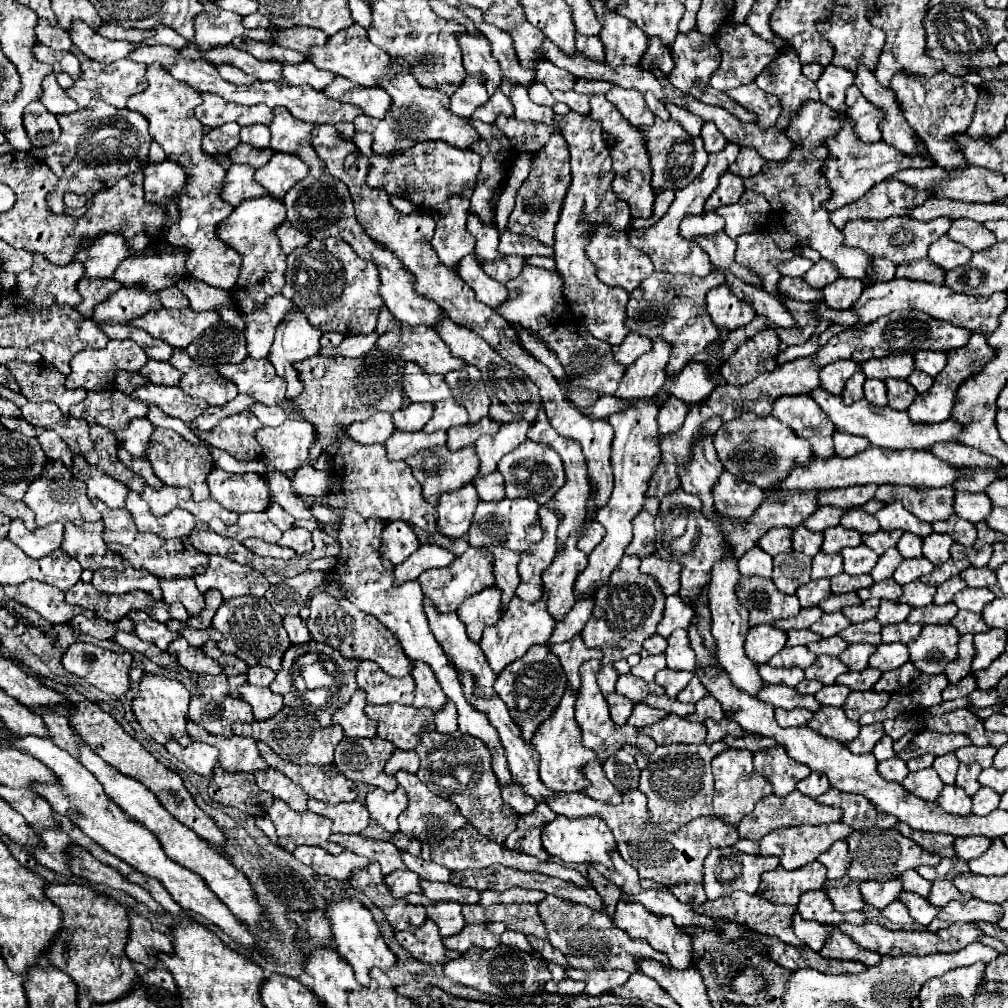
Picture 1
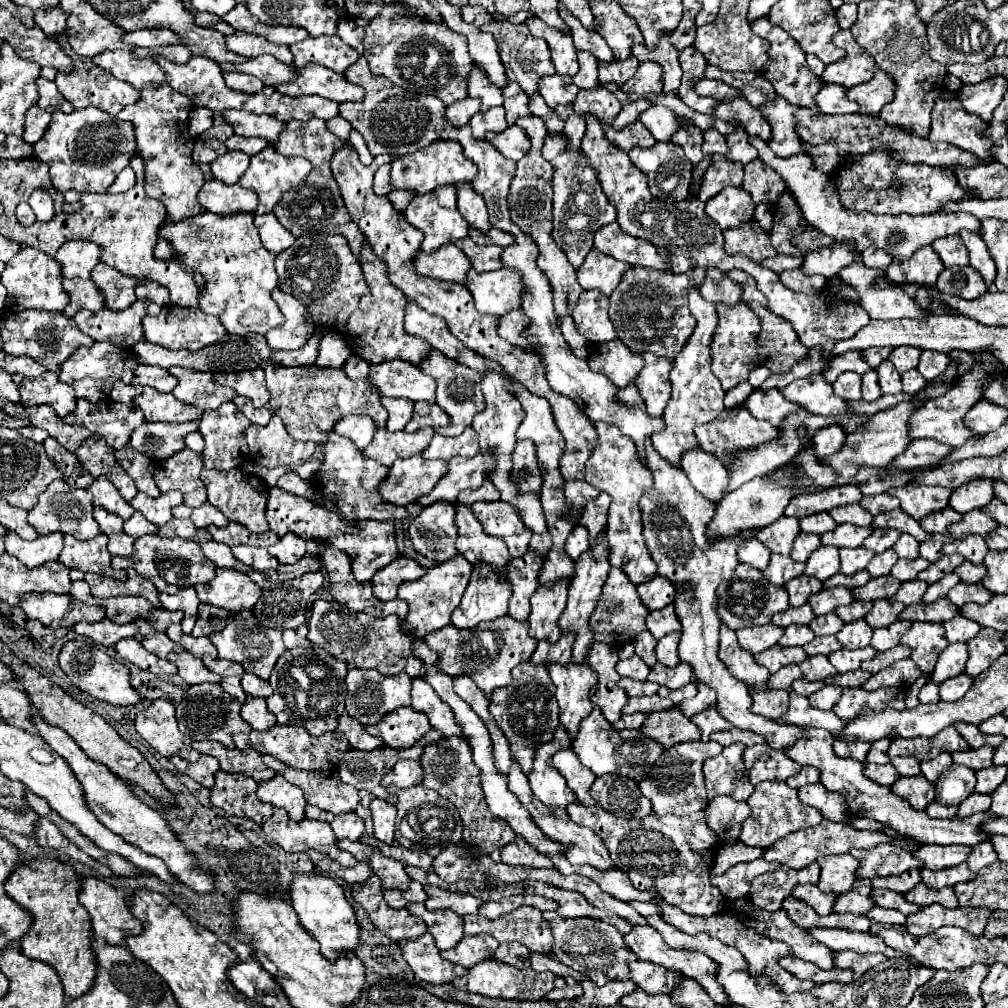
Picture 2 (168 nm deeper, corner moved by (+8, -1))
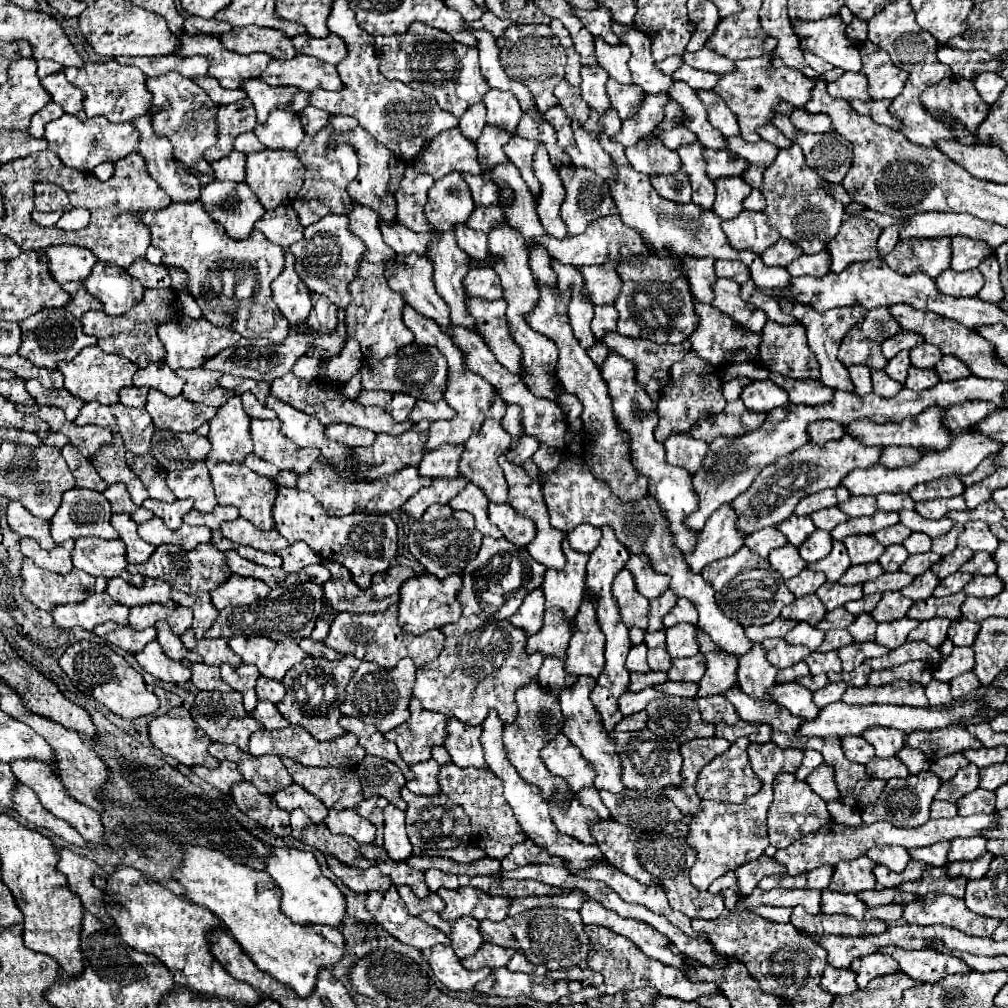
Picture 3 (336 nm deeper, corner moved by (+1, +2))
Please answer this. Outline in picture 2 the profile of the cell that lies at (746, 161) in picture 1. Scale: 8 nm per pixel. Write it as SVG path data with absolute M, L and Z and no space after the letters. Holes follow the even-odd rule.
M734 124L734 128L736 128L736 132L726 138L726 142L728 142L728 154L726 156L728 156L728 160L740 162L740 164L748 164L748 162L756 160L758 152L756 152L756 148L752 148L748 144L748 134L744 132L744 128L740 124Z

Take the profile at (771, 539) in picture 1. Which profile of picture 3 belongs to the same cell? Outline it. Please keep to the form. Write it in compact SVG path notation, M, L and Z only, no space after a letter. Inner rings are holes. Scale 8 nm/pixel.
M791 515L787 521L779 523L777 529L789 539L789 543L801 547L801 543L815 531L815 525L813 525L811 517L797 517L797 515Z

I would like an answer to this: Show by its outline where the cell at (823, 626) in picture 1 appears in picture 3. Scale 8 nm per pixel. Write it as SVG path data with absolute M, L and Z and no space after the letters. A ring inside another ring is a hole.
M839 607L835 611L829 611L819 623L817 623L817 629L821 631L829 631L829 629L845 629L849 627L851 623L855 621L855 617L851 613L847 613L845 607Z

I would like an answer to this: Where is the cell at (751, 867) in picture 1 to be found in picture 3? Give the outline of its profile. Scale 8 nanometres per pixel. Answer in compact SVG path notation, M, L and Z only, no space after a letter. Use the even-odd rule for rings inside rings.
M759 857L755 861L749 861L747 865L741 865L735 875L737 875L737 889L741 895L749 895L757 883L765 877L765 875L783 875L785 867L779 865L777 861L773 861L773 857Z

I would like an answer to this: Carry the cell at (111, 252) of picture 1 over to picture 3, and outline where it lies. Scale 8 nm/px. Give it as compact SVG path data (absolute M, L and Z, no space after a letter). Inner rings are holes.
M53 245L43 249L43 255L47 257L51 277L55 277L59 285L67 281L83 281L97 263L97 257L89 249L75 245Z

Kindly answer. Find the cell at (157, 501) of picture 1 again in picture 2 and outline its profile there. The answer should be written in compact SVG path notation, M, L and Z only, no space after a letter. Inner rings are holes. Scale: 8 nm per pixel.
M176 490L160 494L158 498L150 498L150 496L138 492L130 500L130 506L134 510L142 512L146 516L146 520L150 520L156 526L166 524L172 518L172 508L178 504L182 504L182 492L176 492Z

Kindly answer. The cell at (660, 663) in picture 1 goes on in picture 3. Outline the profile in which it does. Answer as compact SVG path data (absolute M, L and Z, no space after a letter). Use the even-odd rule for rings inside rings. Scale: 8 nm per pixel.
M639 643L639 645L631 645L629 655L627 655L627 669L635 671L635 673L647 673L649 665L647 665L647 645Z

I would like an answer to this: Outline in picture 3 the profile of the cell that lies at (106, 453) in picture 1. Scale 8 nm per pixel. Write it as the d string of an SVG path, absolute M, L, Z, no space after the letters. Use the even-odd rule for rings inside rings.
M113 435L113 443L107 447L101 447L93 457L91 457L93 467L97 469L99 477L107 483L125 483L129 491L135 493L133 501L135 505L141 505L147 499L147 491L139 487L139 479L137 475L129 469L127 461L125 461L125 445L123 439L119 435ZM135 483L135 487L131 487Z

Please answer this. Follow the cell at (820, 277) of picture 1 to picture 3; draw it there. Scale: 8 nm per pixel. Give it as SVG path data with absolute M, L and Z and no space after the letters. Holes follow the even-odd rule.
M847 217L839 227L839 233L827 245L827 251L833 257L831 271L841 273L855 261L869 261L879 257L879 233L881 229L873 221L863 221L863 217Z

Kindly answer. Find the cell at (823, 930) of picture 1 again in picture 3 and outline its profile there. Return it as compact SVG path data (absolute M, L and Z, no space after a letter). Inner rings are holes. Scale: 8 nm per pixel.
M899 947L881 949L891 955L903 973L913 977L917 983L937 983L939 979L955 973L969 973L965 961L947 953L931 953L931 951L905 951Z

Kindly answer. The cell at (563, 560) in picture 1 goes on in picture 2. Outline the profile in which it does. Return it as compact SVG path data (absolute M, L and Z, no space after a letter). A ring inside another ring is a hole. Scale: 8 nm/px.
M558 580L552 584L552 588L536 588L532 594L532 612L530 612L530 634L538 640L556 642L560 638L560 626L558 618L564 612L566 606L566 592L568 580Z

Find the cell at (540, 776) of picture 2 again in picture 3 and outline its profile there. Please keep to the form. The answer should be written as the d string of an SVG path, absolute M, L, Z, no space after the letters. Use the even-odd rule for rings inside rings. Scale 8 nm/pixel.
M577 797L571 799L571 805L565 813L559 807L561 805L557 805L557 803L549 803L549 811L551 811L553 823L557 825L557 829L565 835L571 835L573 839L577 839L585 845L593 845L595 839L591 837L591 823L601 821L597 817L597 813L591 807L583 807L577 801Z

